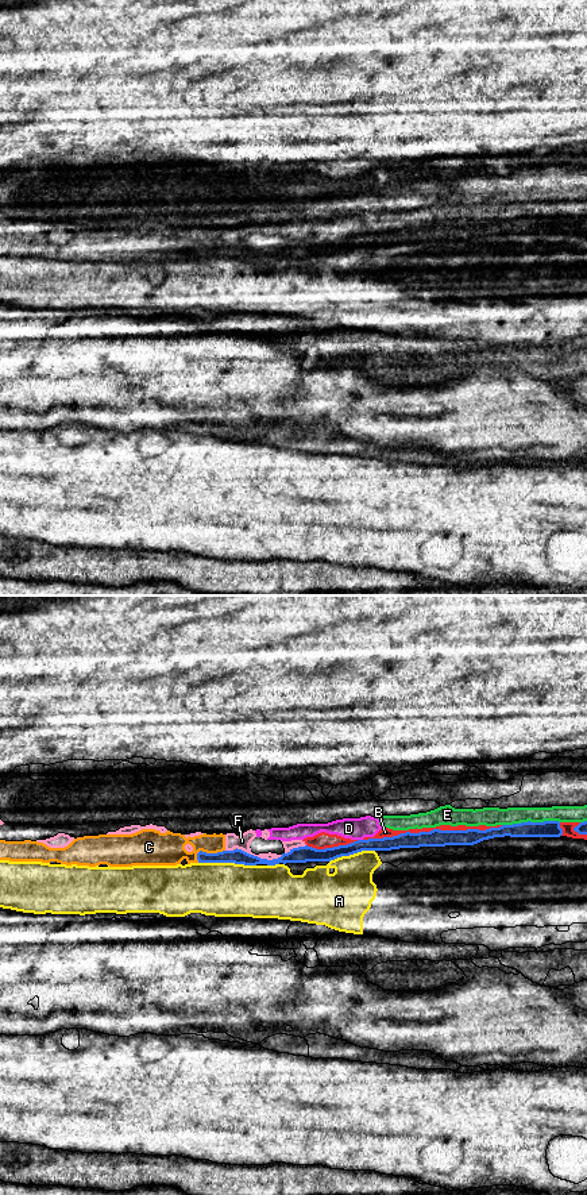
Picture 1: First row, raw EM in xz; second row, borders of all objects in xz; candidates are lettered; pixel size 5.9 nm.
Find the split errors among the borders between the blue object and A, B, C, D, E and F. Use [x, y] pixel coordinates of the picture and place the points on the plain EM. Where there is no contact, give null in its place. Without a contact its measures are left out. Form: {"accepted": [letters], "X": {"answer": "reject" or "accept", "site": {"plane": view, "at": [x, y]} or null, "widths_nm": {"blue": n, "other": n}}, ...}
{"accepted": [], "A": {"answer": "reject", "site": {"plane": "xz", "at": [227, 257]}, "widths_nm": {"blue": 90, "other": 320}}, "B": {"answer": "reject", "site": {"plane": "xz", "at": [433, 224]}, "widths_nm": {"blue": 110, "other": 40}}, "C": {"answer": "reject", "site": {"plane": "xz", "at": [208, 249]}, "widths_nm": {"blue": 90, "other": 190}}, "D": {"answer": "reject", "site": {"plane": "xz", "at": [360, 235]}, "widths_nm": {"blue": 90, "other": 130}}, "E": {"answer": "reject", "site": {"plane": "xz", "at": [529, 216]}, "widths_nm": {"blue": 100, "other": 110}}, "F": {"answer": "reject", "site": {"plane": "xz", "at": [259, 253]}, "widths_nm": {"blue": 100, "other": 90}}}

